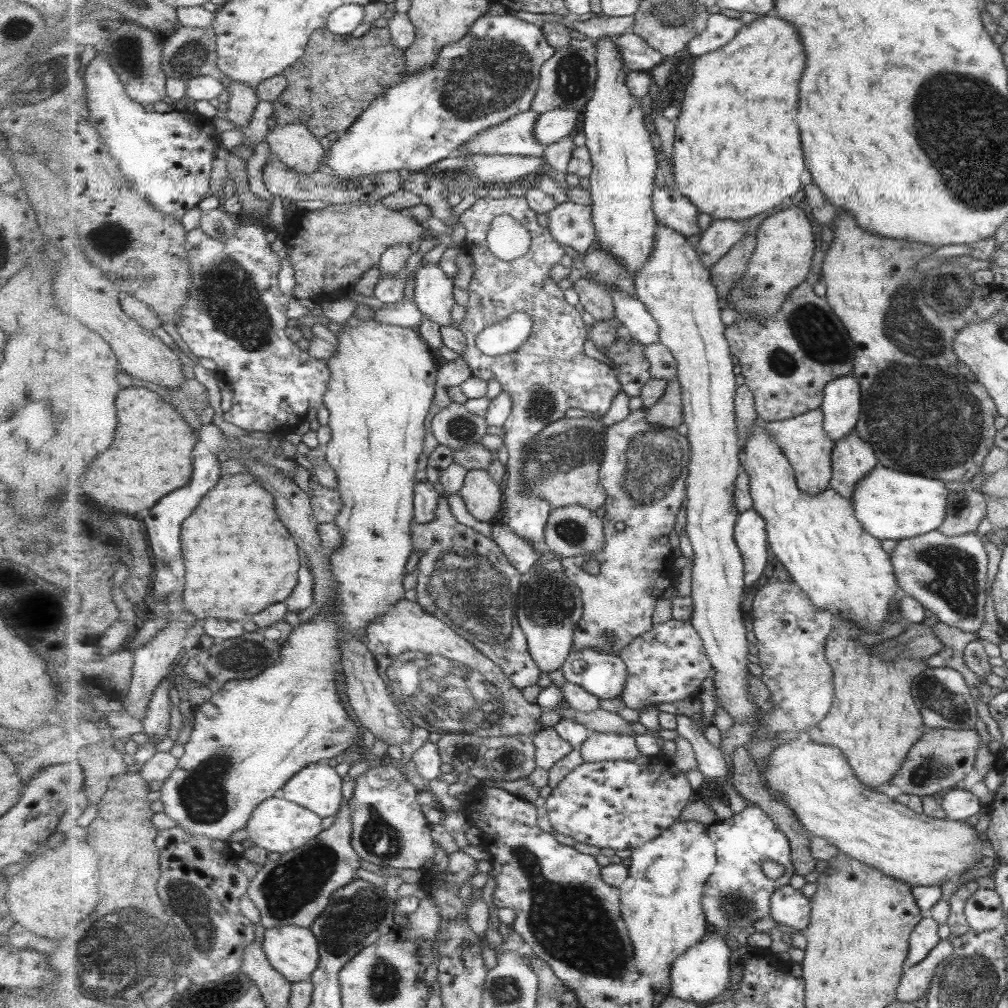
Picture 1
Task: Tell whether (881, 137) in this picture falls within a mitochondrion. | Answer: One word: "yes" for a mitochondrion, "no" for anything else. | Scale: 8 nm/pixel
no

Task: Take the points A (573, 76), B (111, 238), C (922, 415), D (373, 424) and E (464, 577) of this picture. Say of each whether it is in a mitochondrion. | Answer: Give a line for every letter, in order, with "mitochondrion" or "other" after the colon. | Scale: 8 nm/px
A: mitochondrion
B: mitochondrion
C: mitochondrion
D: other
E: mitochondrion

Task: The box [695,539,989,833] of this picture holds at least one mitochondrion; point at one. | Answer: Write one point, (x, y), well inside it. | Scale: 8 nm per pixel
(950, 573)

